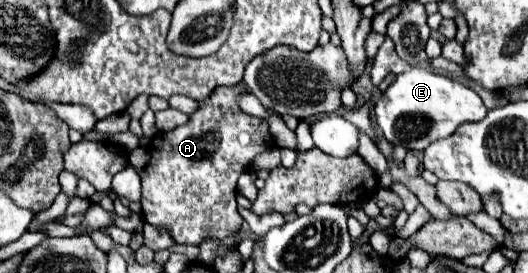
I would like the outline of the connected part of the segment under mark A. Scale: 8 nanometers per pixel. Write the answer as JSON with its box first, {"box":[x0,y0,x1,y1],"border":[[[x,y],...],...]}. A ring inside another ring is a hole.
{"box":[141,82,271,246],"border":[[[245,82],[217,86],[199,102],[187,124],[159,132],[149,142],[151,160],[141,172],[143,218],[153,226],[165,226],[175,242],[197,246],[205,238],[235,234],[243,224],[235,202],[237,178],[249,170],[257,154],[269,148],[271,132],[267,120],[245,114],[237,106],[241,94],[247,94]]]}

